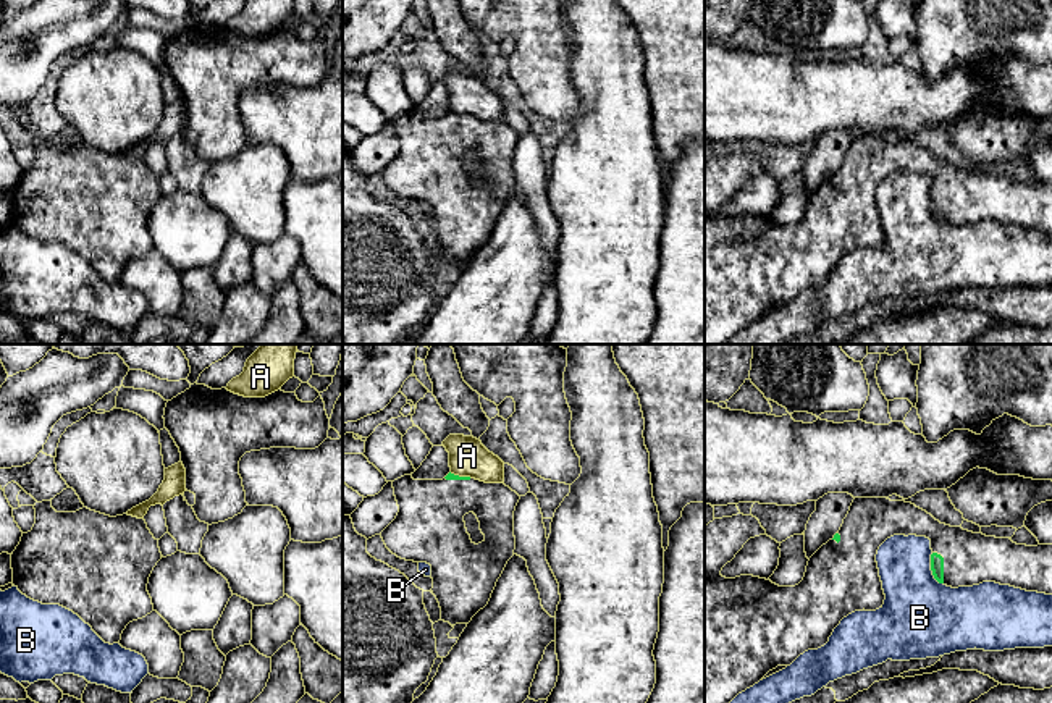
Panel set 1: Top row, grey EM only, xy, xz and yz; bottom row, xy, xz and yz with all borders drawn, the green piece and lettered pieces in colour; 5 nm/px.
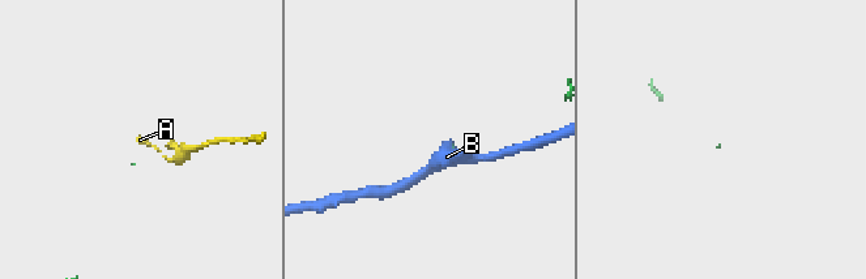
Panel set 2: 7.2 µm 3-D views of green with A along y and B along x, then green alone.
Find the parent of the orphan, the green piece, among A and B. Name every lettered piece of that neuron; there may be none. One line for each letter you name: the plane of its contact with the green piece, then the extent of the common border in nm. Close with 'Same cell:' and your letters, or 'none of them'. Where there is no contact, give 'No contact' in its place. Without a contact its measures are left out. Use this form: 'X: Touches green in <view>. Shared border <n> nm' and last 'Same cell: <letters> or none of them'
Same cell: none of them

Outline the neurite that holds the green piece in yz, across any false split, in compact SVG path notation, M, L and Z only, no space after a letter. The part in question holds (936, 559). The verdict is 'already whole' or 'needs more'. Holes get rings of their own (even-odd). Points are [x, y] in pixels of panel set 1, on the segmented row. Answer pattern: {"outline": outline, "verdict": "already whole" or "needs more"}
{"outline": "M855 498L840 530L810 558L805 577L795 587L779 587L753 575L721 575L743 545L760 535L766 535L760 520L743 514L714 519L705 527L705 703L730 703L769 671L790 666L805 651L824 646L848 614L882 608L886 595L876 554L894 535L929 538L932 575L947 587L995 582L1052 595L1052 545L1016 545L1010 538L950 527L905 501Z", "verdict": "needs more"}

